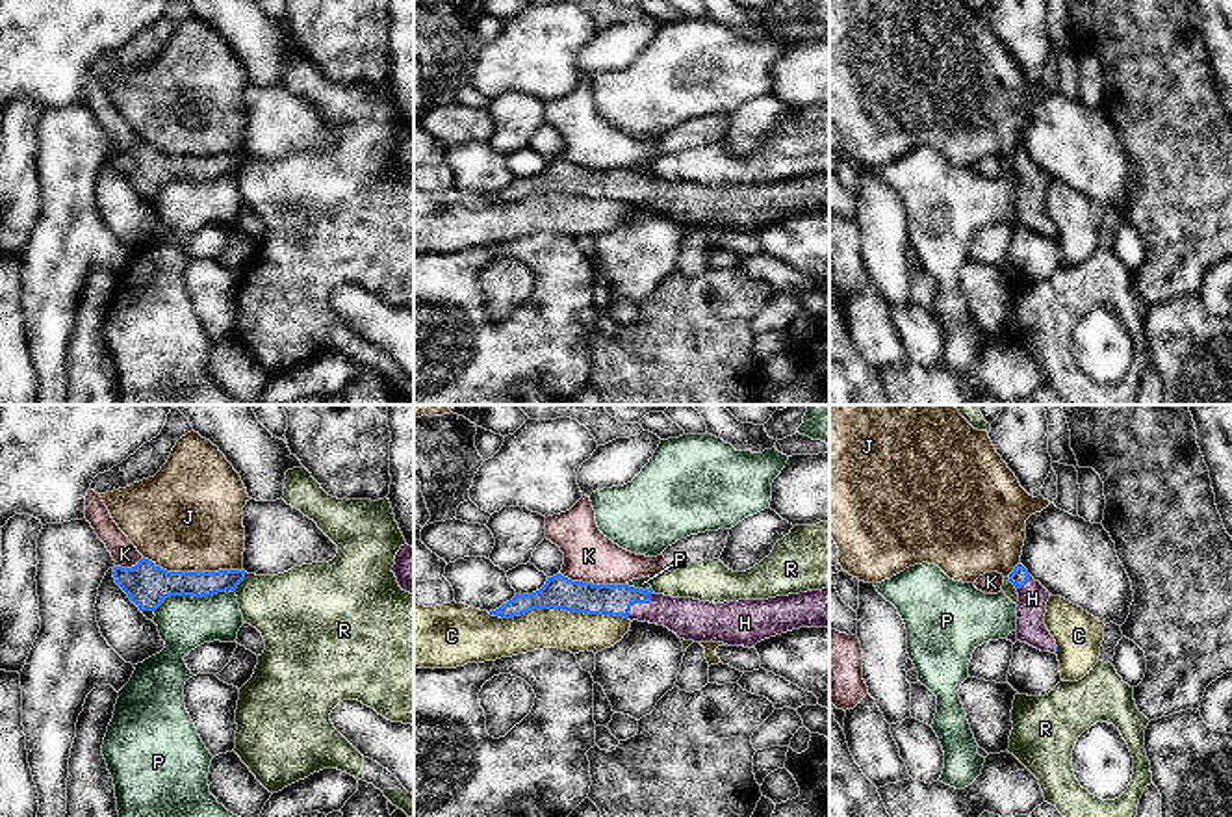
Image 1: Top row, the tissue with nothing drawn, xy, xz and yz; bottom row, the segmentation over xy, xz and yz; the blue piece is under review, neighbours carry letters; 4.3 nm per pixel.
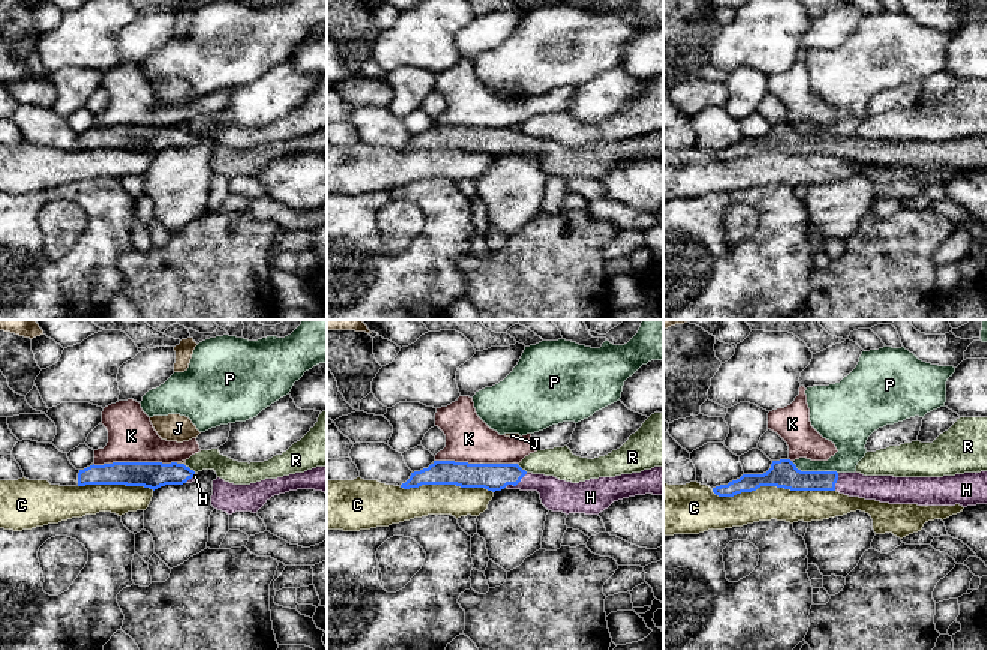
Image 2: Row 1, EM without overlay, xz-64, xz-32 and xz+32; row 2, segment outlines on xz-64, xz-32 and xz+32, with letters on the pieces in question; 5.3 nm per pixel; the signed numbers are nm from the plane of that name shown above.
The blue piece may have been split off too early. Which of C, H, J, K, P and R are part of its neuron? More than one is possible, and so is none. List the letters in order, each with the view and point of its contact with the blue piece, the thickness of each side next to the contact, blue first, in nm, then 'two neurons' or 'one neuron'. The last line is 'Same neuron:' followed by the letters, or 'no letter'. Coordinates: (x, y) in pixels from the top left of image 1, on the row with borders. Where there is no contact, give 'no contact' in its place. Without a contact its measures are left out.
C: meets blue in xz at (559, 608); 140 nm thick on the blue side, 180 nm on the other; two neurons
H: meets blue in xz at (639, 602); 140 nm thick on the blue side, 180 nm on the other; one neuron
J: meets blue in xy at (193, 572); 190 nm thick on the blue side, 460 nm on the other; two neurons
K: meets blue in xz at (592, 583); 140 nm thick on the blue side, 220 nm on the other; two neurons
P: meets blue in xy at (193, 596); 190 nm thick on the blue side, 240 nm on the other; two neurons
R: meets blue in xy at (242, 580); 110 nm thick on the blue side, 320 nm on the other; two neurons
Same neuron: H

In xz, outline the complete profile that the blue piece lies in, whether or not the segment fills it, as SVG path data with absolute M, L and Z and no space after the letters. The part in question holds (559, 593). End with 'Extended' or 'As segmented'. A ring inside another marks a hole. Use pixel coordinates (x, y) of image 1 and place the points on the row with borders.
M562 574L547 577L533 594L516 594L494 616L512 618L534 609L562 609L584 615L623 616L664 626L679 639L724 642L751 648L757 642L800 628L829 628L829 589L768 600L711 603L672 598L629 585L571 581Z. Extended

